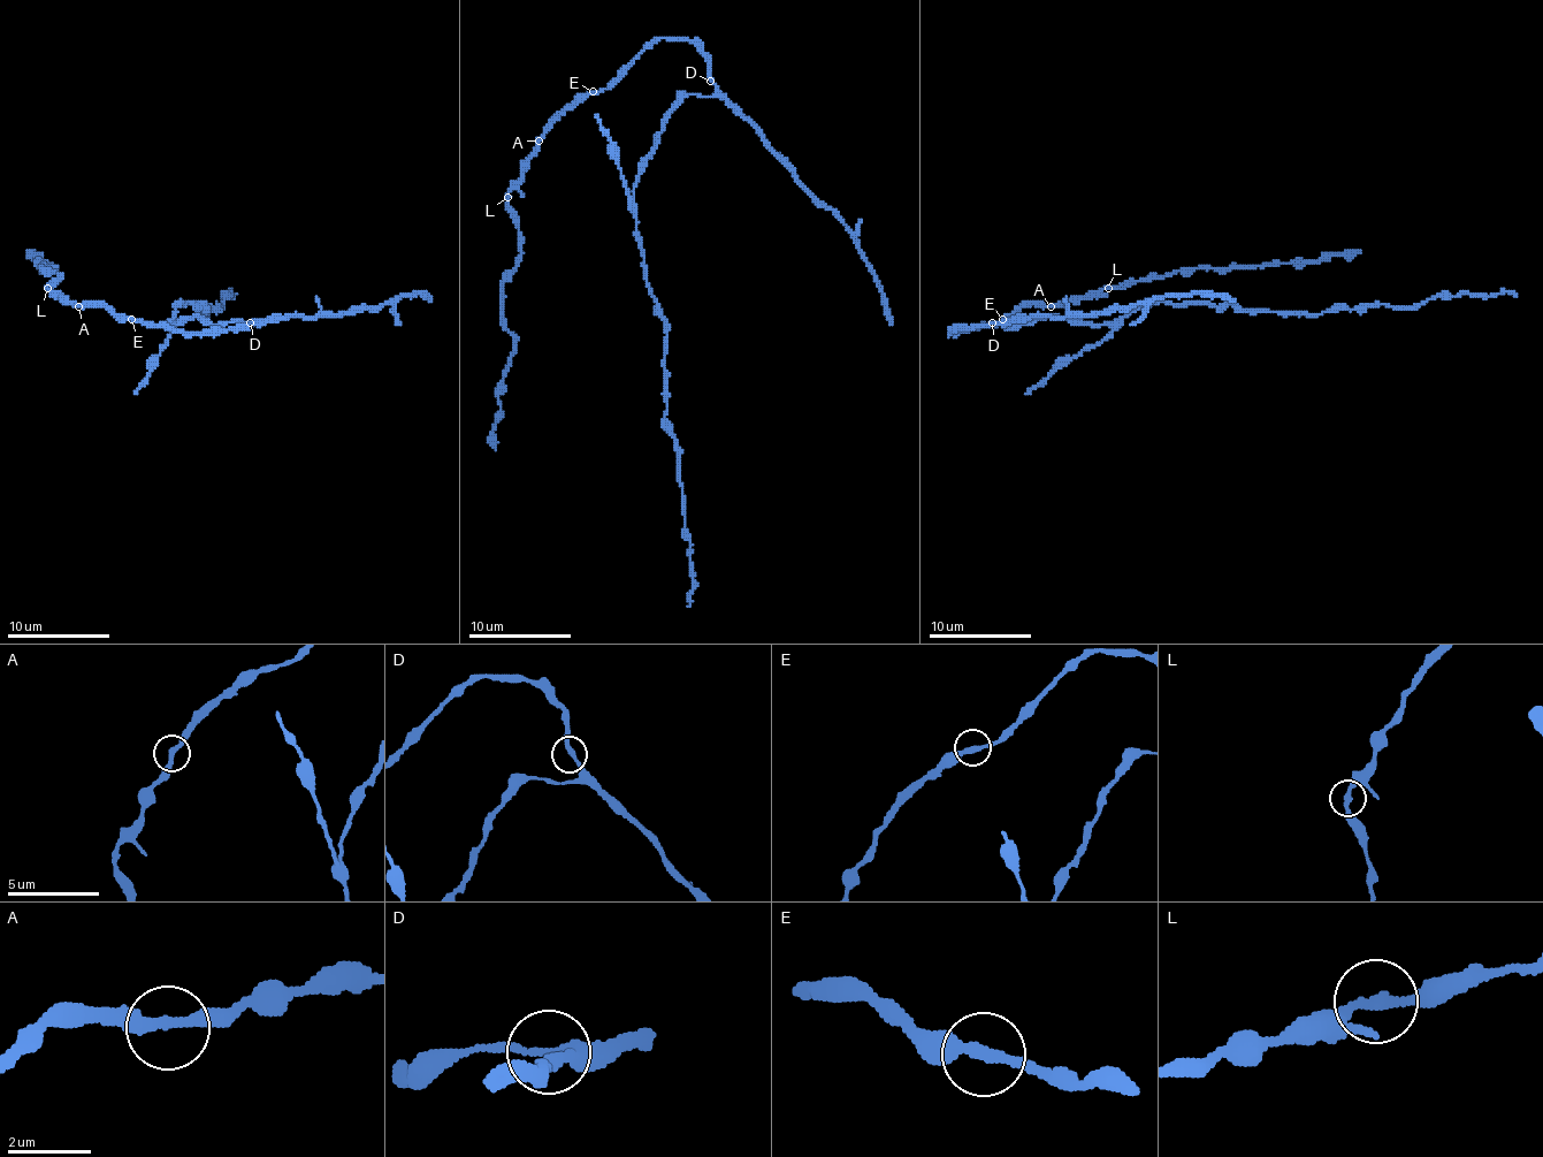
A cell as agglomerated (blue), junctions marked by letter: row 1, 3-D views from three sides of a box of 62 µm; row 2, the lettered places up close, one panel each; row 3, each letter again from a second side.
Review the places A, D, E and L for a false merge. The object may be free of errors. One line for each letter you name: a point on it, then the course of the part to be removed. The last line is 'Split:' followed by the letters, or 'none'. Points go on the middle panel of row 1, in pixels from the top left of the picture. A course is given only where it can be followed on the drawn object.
Split: none

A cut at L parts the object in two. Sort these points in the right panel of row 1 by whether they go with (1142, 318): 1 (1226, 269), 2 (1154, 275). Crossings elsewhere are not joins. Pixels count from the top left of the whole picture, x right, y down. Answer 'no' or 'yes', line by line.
1: no
2: no

